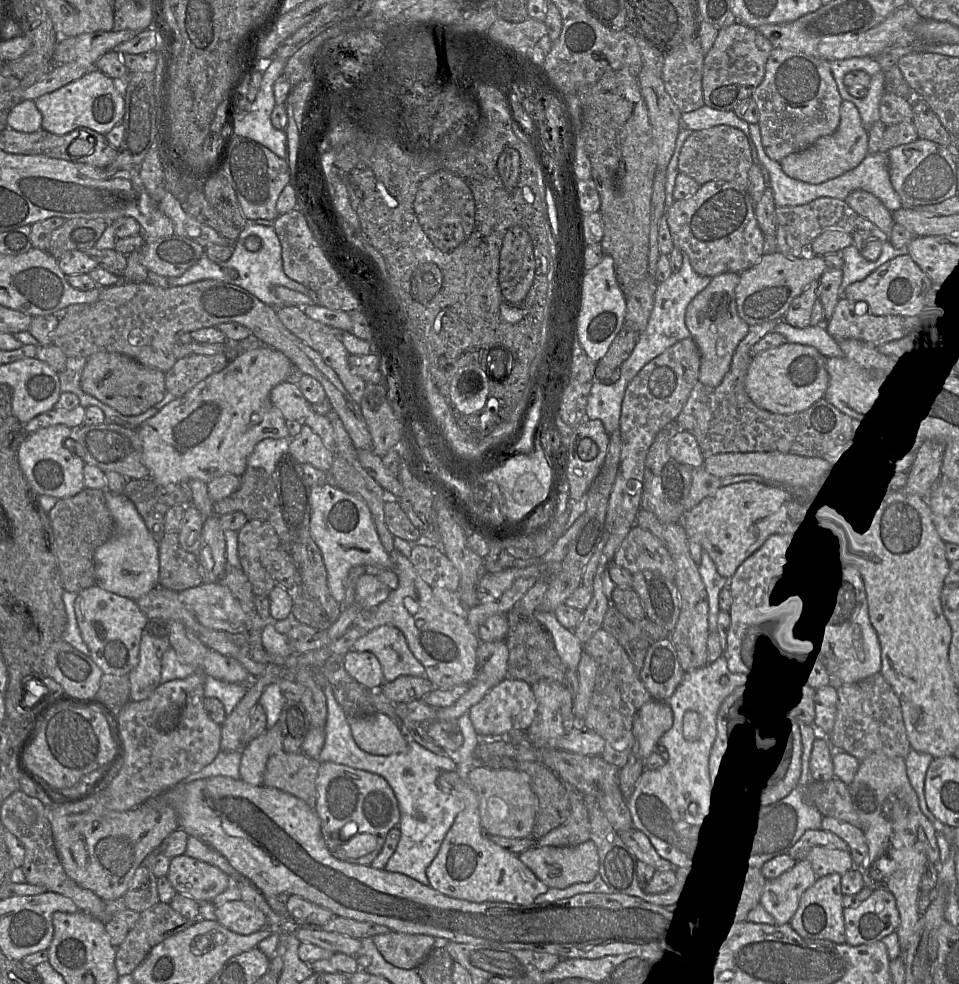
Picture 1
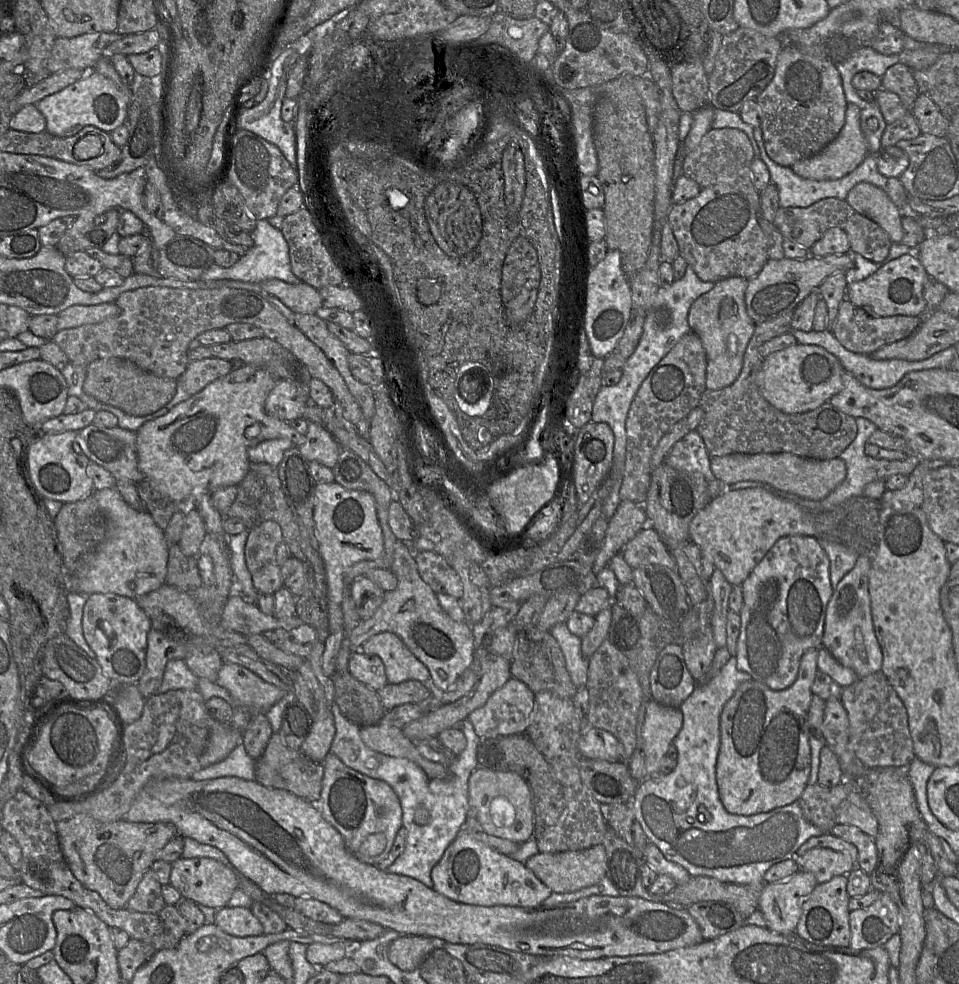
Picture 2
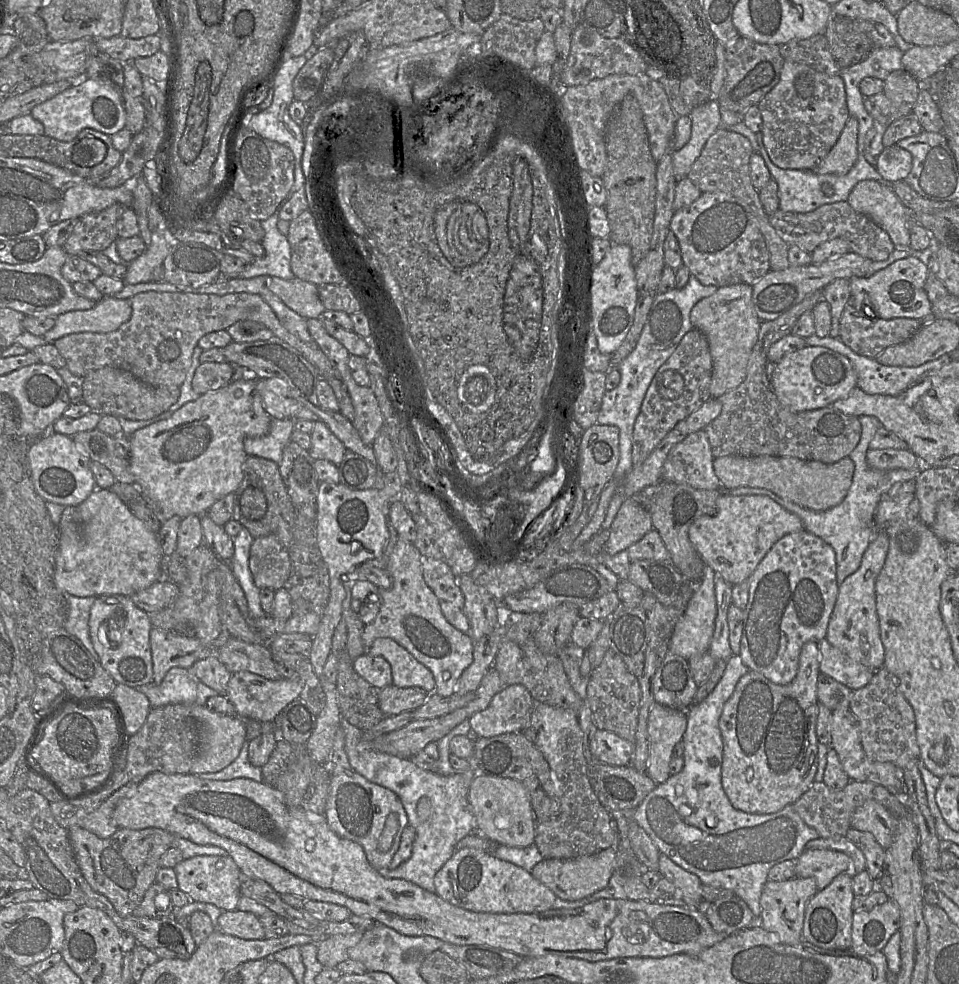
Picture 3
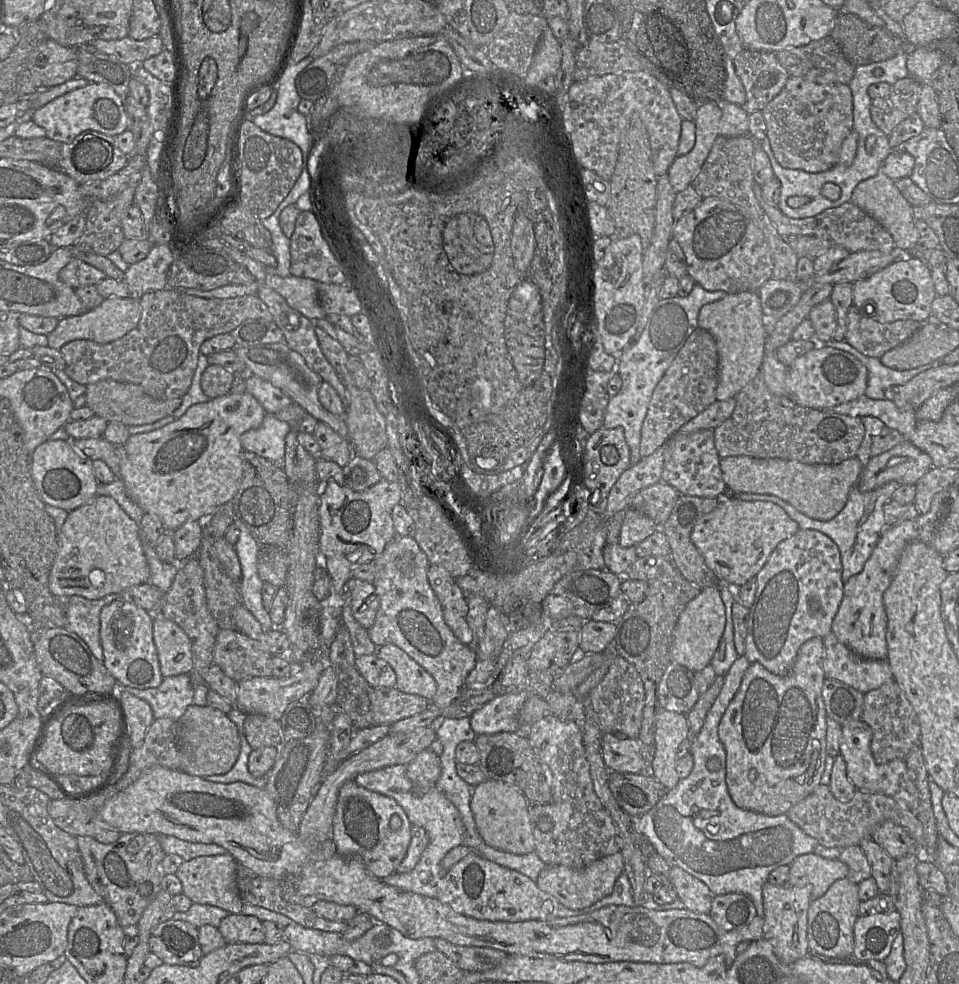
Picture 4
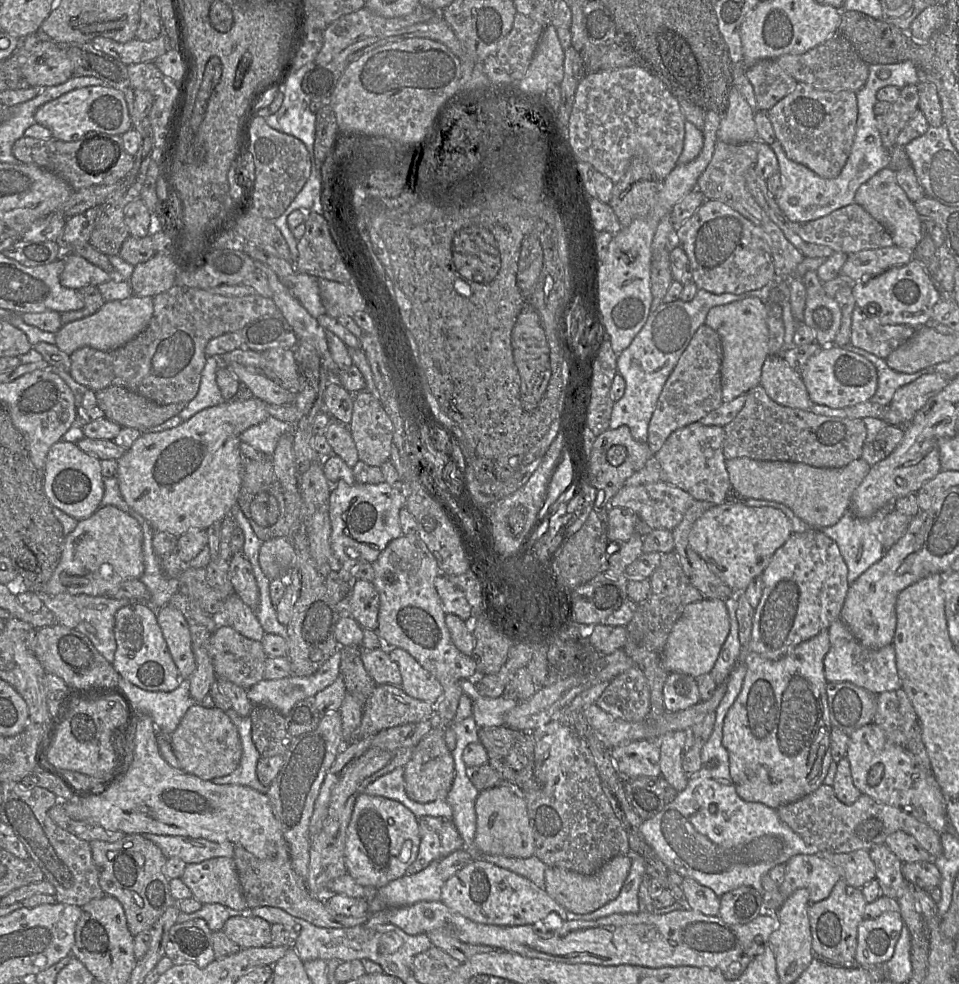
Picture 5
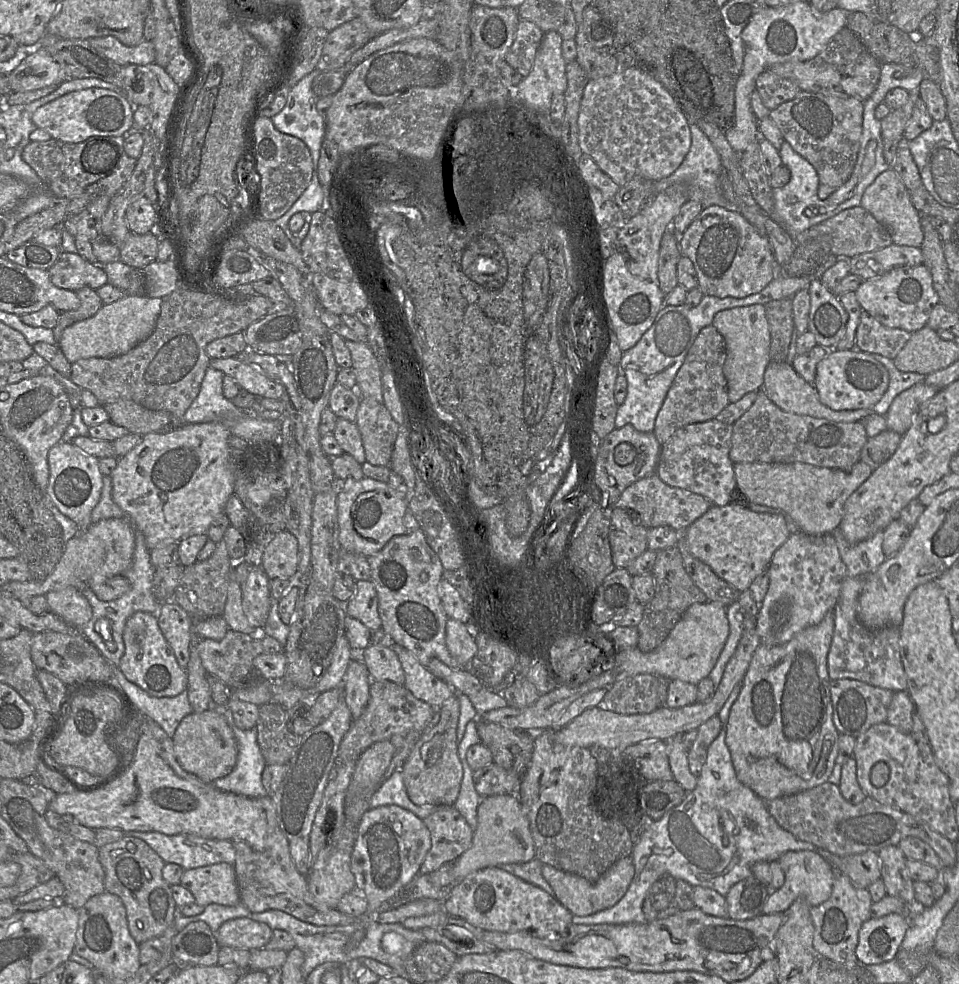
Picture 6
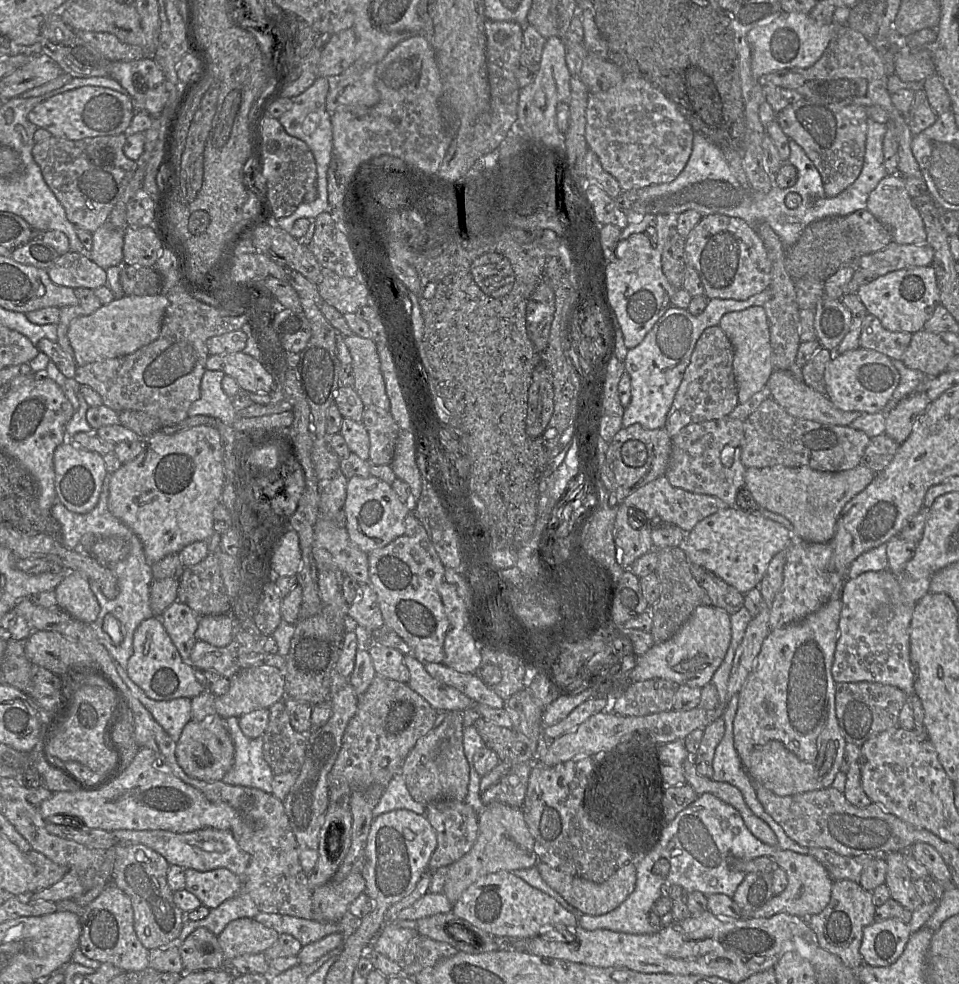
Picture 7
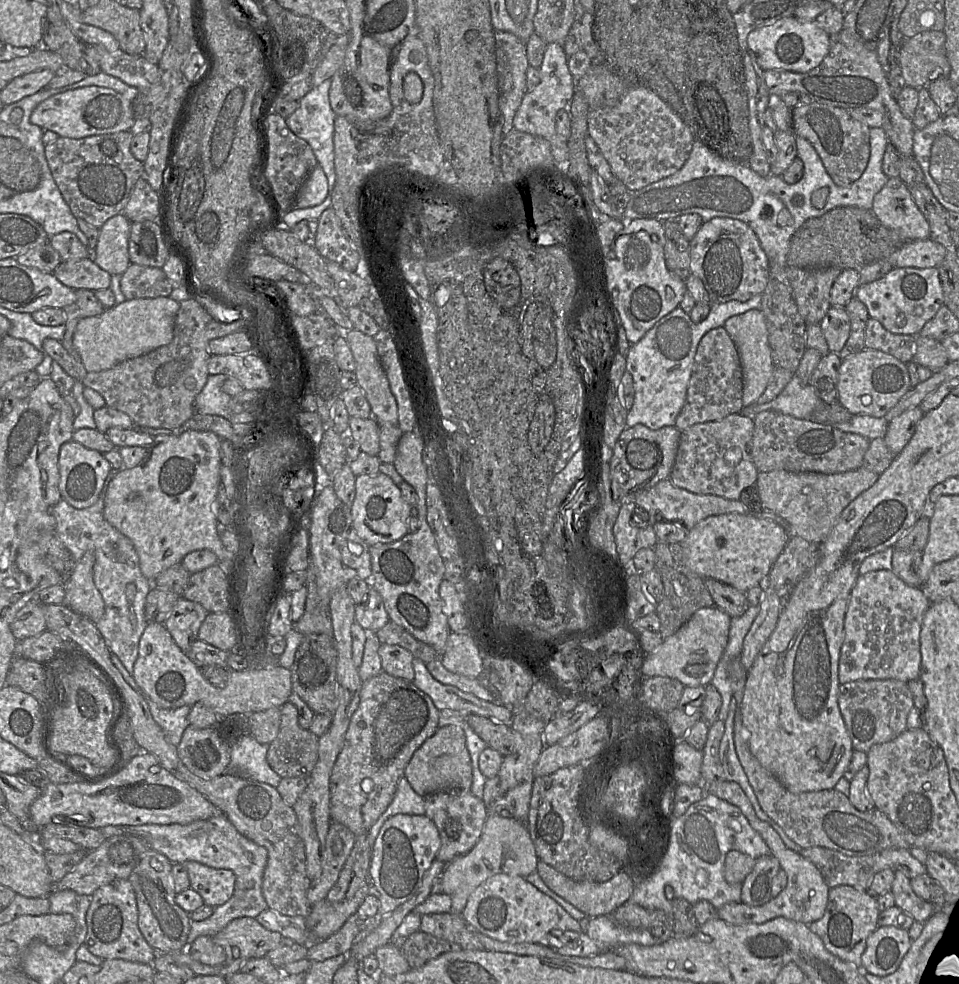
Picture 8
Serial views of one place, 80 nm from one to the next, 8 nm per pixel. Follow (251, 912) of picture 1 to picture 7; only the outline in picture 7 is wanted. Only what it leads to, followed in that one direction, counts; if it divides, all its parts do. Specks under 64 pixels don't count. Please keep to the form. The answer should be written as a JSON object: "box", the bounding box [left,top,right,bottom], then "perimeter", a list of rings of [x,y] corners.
{"box":[217,918,279,966],"perimeter":[[[254,918],[231,921],[217,936],[224,953],[224,966],[232,959],[245,954],[263,953],[274,945],[279,934]]]}

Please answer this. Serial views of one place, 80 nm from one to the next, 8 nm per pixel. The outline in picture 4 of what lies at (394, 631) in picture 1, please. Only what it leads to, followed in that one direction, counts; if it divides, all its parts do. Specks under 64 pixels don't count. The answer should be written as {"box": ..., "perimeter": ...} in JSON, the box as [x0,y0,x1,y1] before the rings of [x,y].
{"box":[375,644,437,701],"perimeter":[[[385,644],[378,647],[375,654],[393,668],[396,674],[395,688],[404,693],[422,696],[428,701],[434,698],[437,690],[435,679],[401,648]]]}

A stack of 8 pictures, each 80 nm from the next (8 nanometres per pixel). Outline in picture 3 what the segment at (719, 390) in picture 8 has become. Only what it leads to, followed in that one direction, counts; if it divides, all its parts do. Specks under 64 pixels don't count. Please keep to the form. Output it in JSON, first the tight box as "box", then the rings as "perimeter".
{"box":[632,329,712,466],"perimeter":[[[697,329],[688,331],[681,339],[675,351],[657,370],[645,393],[632,433],[633,466],[640,466],[678,422],[688,417],[703,403],[707,402],[709,399],[712,399],[709,392],[712,367],[712,357],[707,338]]]}

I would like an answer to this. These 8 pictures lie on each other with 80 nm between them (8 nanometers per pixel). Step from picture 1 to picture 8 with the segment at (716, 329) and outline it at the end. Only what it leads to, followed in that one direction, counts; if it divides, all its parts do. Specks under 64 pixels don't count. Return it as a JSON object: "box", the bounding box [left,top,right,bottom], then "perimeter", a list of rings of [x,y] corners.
{"box":[723,309,774,407],"perimeter":[[[751,309],[729,317],[723,326],[738,350],[743,379],[742,402],[743,407],[747,407],[762,395],[774,371],[766,319],[761,309]]]}

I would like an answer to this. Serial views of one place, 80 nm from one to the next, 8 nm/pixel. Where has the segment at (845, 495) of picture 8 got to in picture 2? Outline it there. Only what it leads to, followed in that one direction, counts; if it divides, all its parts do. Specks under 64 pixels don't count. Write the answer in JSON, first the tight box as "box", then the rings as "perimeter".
{"box":[710,452,846,501],"perimeter":[[[788,452],[731,453],[710,458],[710,469],[716,479],[726,485],[741,481],[757,481],[801,498],[819,501],[827,497],[846,477],[845,462],[841,458],[830,460],[807,459]]]}

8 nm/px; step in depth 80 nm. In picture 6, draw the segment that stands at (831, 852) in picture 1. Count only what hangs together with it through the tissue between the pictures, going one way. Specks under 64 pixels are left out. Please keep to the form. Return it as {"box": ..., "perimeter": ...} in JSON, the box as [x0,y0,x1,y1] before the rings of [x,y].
{"box":[762,851,837,914],"perimeter":[[[788,851],[778,862],[785,873],[785,882],[781,888],[771,890],[762,914],[784,913],[798,897],[804,897],[811,907],[830,898],[837,872],[817,851]]]}

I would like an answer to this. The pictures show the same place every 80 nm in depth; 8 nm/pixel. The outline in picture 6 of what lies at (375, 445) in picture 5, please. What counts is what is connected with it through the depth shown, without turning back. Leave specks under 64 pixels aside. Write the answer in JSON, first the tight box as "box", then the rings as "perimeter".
{"box":[355,398,400,466],"perimeter":[[[361,398],[355,424],[361,434],[366,462],[389,466],[400,426],[383,402]]]}

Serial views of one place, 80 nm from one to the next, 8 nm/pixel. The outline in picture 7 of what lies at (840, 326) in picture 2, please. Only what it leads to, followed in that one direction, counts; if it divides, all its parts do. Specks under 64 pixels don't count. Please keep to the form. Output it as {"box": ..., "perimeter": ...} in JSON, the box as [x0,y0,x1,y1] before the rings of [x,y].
{"box":[859,314,911,361],"perimeter":[[[867,314],[862,323],[859,344],[860,348],[877,351],[896,361],[902,359],[911,338],[911,333],[885,329],[878,318]]]}

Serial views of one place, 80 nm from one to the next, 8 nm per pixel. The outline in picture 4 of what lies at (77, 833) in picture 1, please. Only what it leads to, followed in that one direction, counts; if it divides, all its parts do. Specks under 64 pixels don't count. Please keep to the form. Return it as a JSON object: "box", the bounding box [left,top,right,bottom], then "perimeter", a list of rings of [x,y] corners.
{"box":[76,833,166,929],"perimeter":[[[122,833],[119,839],[104,844],[91,836],[76,837],[85,875],[93,889],[112,908],[119,924],[137,929],[144,910],[162,890],[162,861],[166,853],[158,836],[149,833]]]}

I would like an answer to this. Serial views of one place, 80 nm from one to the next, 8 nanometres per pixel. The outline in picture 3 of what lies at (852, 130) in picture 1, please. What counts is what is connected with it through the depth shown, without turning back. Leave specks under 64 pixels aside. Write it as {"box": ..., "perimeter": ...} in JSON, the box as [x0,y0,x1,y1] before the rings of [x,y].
{"box":[806,116,858,175],"perimeter":[[[850,116],[846,122],[846,125],[839,139],[833,146],[833,148],[830,150],[830,152],[827,154],[827,156],[823,160],[821,160],[820,163],[813,170],[806,171],[814,171],[815,173],[818,174],[845,175],[855,165],[857,158],[858,158],[858,120],[855,117]]]}

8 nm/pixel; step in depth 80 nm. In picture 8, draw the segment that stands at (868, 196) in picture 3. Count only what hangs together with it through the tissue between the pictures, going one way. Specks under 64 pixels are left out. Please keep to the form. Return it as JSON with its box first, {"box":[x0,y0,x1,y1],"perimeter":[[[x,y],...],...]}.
{"box":[873,177,930,241],"perimeter":[[[900,177],[889,178],[875,195],[873,213],[906,241],[930,238],[930,225]]]}

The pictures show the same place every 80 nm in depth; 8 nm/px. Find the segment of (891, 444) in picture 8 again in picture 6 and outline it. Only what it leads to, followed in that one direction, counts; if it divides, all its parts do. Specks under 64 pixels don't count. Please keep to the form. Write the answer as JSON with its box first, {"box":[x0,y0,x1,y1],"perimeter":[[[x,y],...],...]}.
{"box":[884,382,939,436],"perimeter":[[[920,382],[899,393],[884,416],[887,429],[902,436],[909,429],[918,409],[938,391],[939,389]]]}

